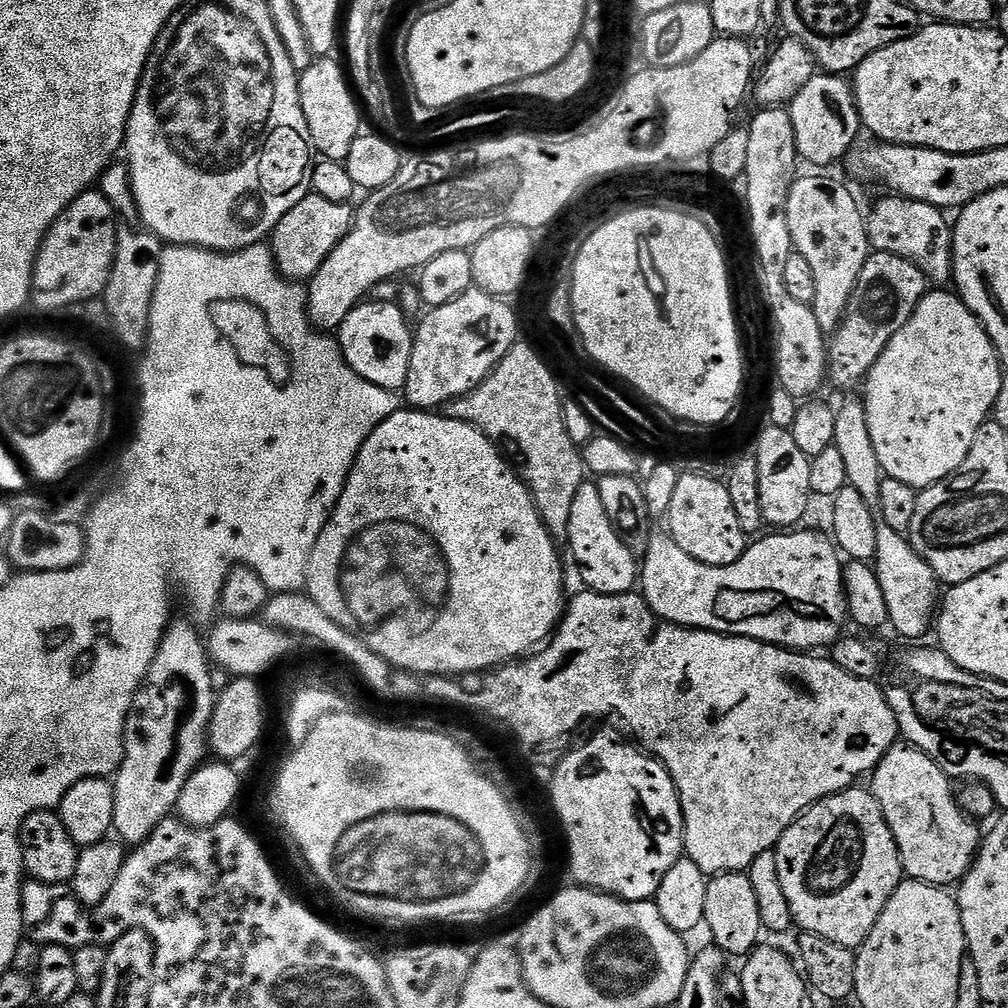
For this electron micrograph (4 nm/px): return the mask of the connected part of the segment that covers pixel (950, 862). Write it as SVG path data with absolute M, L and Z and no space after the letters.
M897 742L871 773L871 780L870 791L894 834L904 876L927 884L959 885L980 850L982 832L960 809L949 776L922 750Z

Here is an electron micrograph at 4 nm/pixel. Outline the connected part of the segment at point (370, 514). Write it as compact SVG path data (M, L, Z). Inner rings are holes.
M401 410L395 412L390 418L386 418L386 422L382 422L373 430L370 438L366 438L366 442L360 448L360 453L356 455L356 461L350 470L348 481L338 498L336 508L332 512L332 517L326 522L326 526L318 538L318 542L310 554L310 558L308 559L308 582L306 585L307 595L311 596L314 602L318 602L318 606L322 606L322 610L334 623L342 626L348 632L353 632L366 647L374 650L374 654L378 654L386 663L391 664L394 668L402 668L405 672L414 672L420 676L451 676L459 678L468 672L487 672L499 668L502 664L515 662L527 657L533 650L539 649L551 637L552 633L556 631L556 625L559 624L561 616L564 615L566 607L566 595L564 596L564 564L560 561L559 550L556 549L557 541L554 539L552 533L549 532L548 527L540 521L540 515L538 514L536 503L530 494L530 490L524 485L523 480L520 479L519 471L513 465L511 468L504 461L503 455L505 456L505 453L497 447L485 432L478 430L472 424L455 420L436 410Z

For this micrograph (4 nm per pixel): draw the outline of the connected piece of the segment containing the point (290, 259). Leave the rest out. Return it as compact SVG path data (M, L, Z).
M310 194L294 206L278 222L270 237L272 256L276 259L276 270L286 280L307 282L322 266L334 246L350 230L354 208L351 203L329 202L326 198Z

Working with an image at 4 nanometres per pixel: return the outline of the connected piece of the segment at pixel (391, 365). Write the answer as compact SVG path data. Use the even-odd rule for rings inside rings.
M374 299L357 304L350 310L350 314L346 314L338 329L338 343L344 361L352 367L354 374L362 374L366 382L374 382L374 386L382 386L394 393L399 393L403 389L406 374L410 374L410 354L414 335L413 325L408 325L407 319L409 320L409 317L399 303L378 302Z

